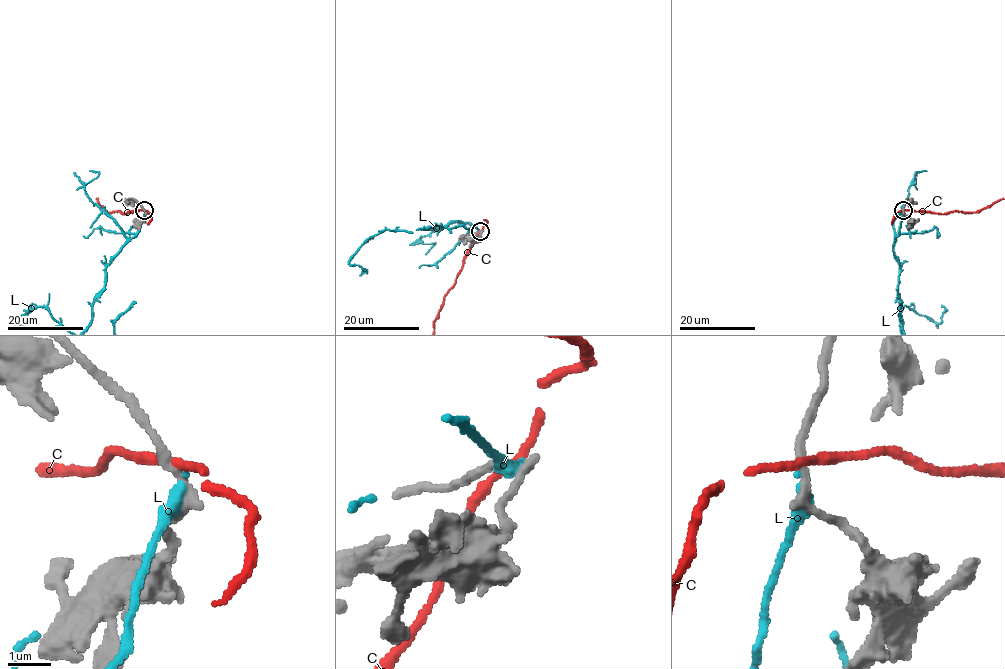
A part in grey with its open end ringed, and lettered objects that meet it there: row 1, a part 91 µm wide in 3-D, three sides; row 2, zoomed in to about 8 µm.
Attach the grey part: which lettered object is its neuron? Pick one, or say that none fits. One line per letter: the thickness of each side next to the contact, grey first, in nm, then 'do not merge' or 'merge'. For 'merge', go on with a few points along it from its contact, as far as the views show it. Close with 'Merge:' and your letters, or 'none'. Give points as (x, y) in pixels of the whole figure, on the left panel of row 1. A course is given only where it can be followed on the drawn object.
C: 200/200 nm | merge
L: 200/340 nm | do not merge
Merge: C

